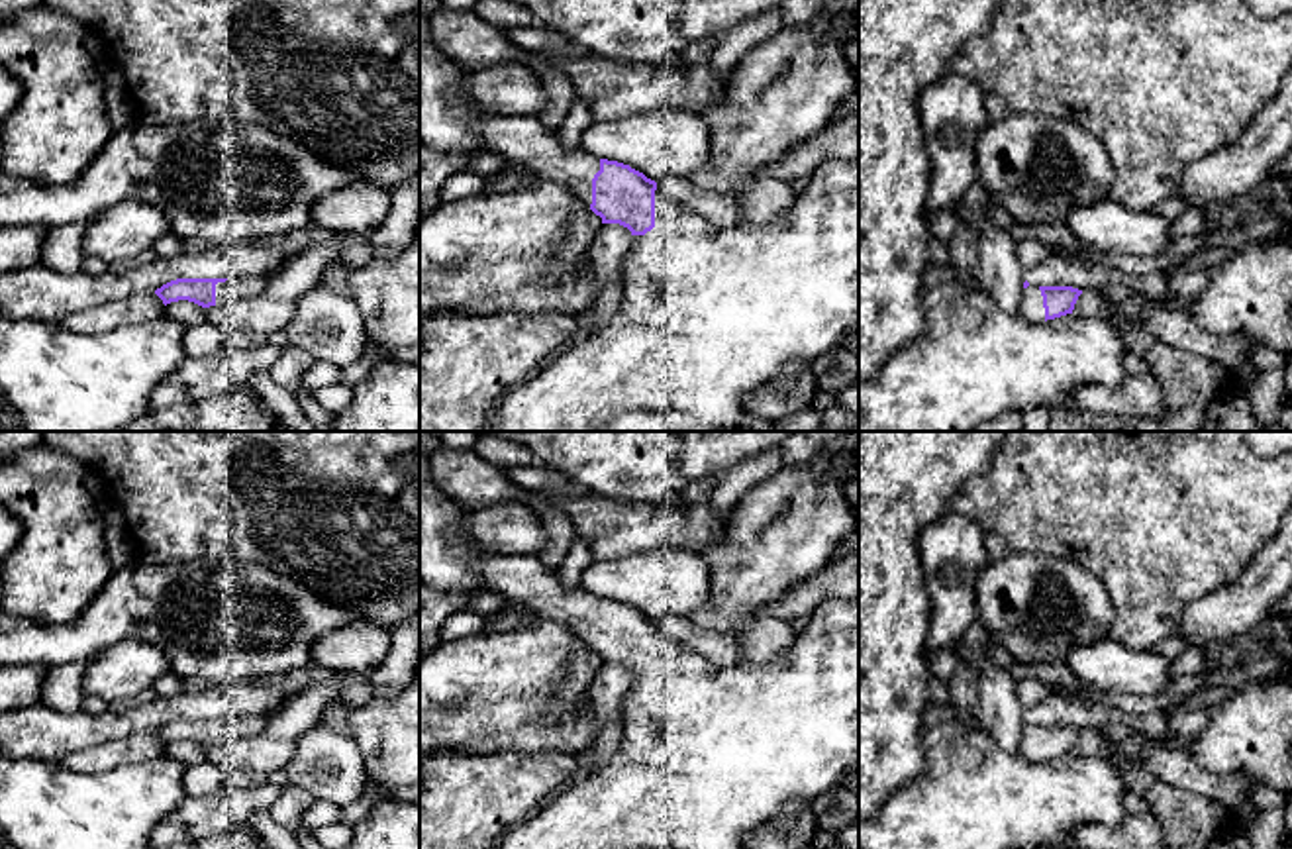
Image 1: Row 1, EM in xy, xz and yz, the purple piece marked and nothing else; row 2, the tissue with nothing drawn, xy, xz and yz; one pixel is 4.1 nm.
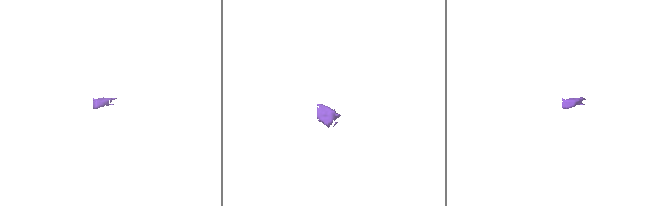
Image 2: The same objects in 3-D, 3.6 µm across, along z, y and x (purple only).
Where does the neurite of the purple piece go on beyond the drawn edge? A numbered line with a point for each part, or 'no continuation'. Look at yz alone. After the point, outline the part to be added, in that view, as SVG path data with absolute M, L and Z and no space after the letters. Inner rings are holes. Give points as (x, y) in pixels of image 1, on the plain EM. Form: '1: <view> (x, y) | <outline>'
1: yz (1032, 748) | M1037 725L1023 727L1018 753L1033 763L1045 761L1043 735Z

